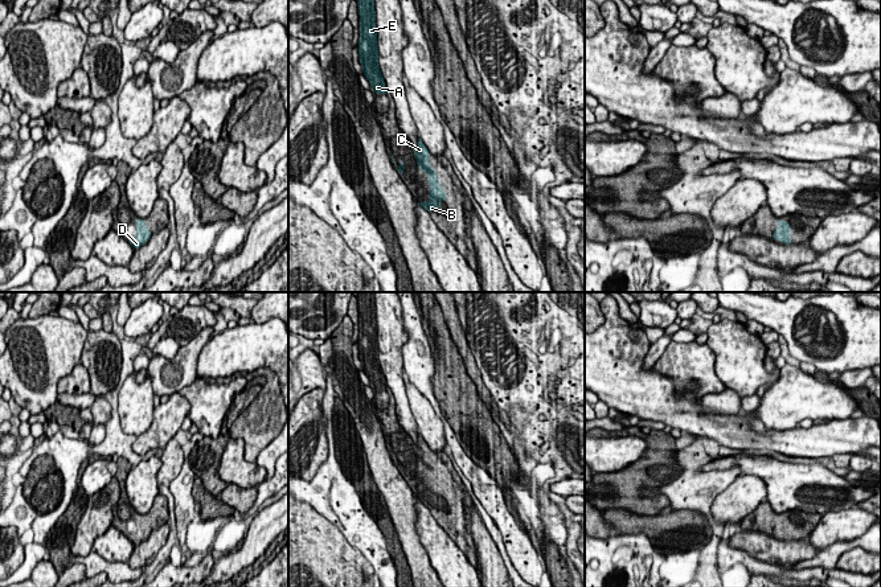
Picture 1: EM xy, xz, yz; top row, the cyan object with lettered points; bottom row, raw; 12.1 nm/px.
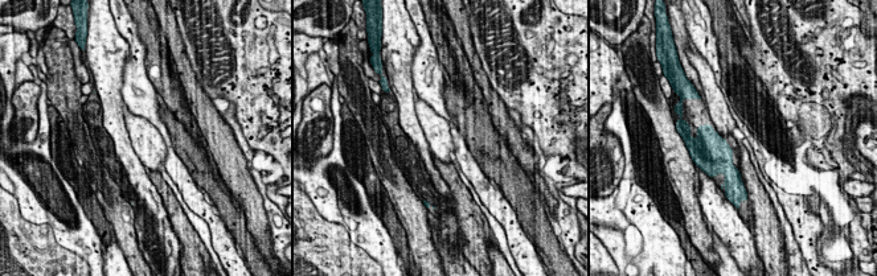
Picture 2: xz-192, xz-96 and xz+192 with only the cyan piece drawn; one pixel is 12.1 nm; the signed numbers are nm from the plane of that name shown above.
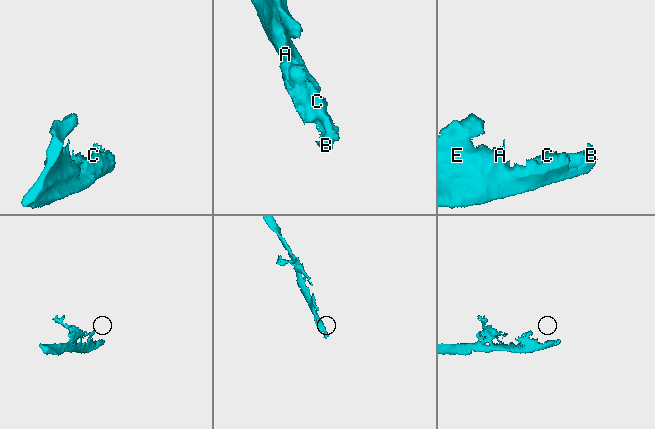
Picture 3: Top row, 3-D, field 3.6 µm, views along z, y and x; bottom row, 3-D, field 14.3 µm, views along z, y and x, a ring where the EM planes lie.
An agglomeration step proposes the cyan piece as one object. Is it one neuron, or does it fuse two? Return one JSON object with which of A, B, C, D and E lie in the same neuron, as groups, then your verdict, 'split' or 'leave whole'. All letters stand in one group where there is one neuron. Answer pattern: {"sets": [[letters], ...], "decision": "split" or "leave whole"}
{"sets": [["A", "B", "C", "D", "E"]], "decision": "leave whole"}

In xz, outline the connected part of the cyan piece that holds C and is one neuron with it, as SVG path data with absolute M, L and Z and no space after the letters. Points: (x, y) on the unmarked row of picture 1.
M418 435L418 440L413 444L413 447L418 460L418 465L427 469L427 479L431 485L429 490L430 500L427 501L425 496L423 498L418 498L418 501L421 501L427 508L438 508L439 500L447 496L447 489L444 489L443 485L439 483L435 465L429 460L429 452L431 450L421 435Z

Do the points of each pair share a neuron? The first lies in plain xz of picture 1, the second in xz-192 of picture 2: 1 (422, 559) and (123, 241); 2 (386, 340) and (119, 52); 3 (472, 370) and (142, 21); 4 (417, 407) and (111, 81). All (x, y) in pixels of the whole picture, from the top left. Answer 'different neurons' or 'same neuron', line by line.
1: same neuron
2: same neuron
3: different neurons
4: different neurons

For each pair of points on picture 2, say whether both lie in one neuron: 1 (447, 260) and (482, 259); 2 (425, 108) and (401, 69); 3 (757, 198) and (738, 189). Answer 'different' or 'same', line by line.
1: different
2: different
3: different

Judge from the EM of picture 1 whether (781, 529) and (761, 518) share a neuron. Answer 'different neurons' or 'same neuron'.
same neuron

